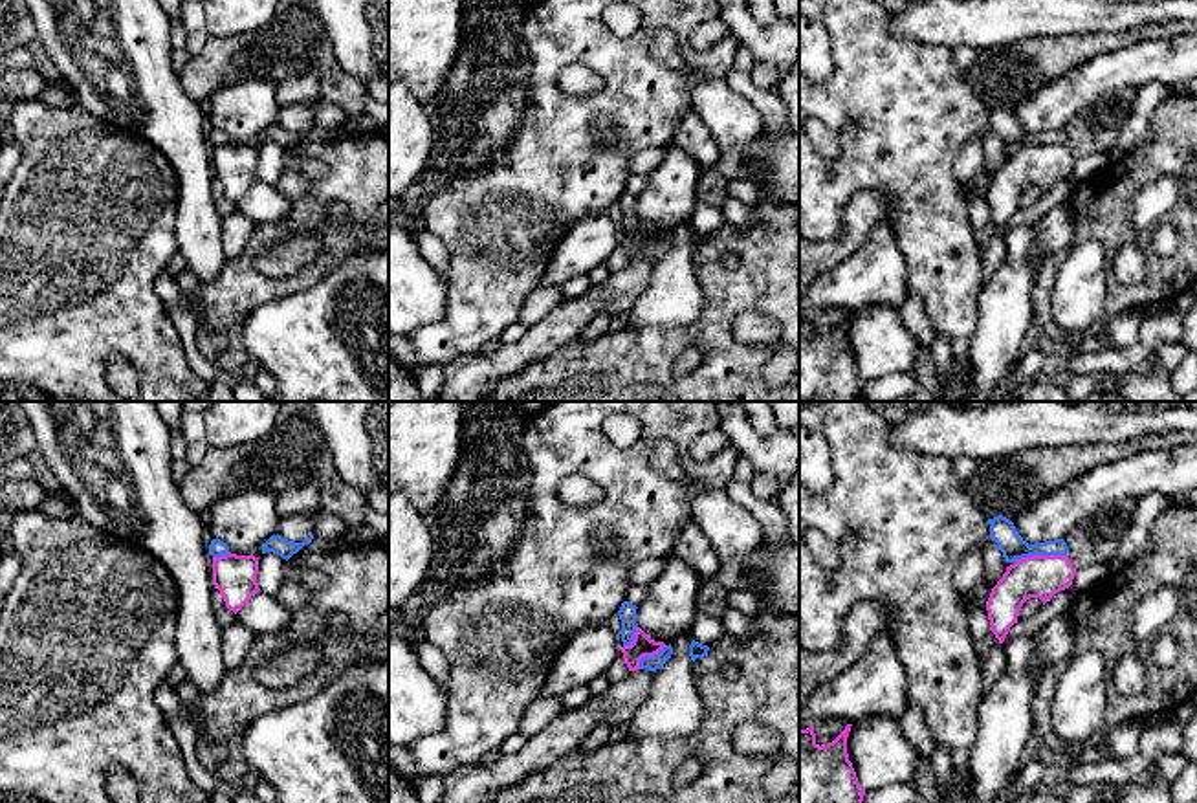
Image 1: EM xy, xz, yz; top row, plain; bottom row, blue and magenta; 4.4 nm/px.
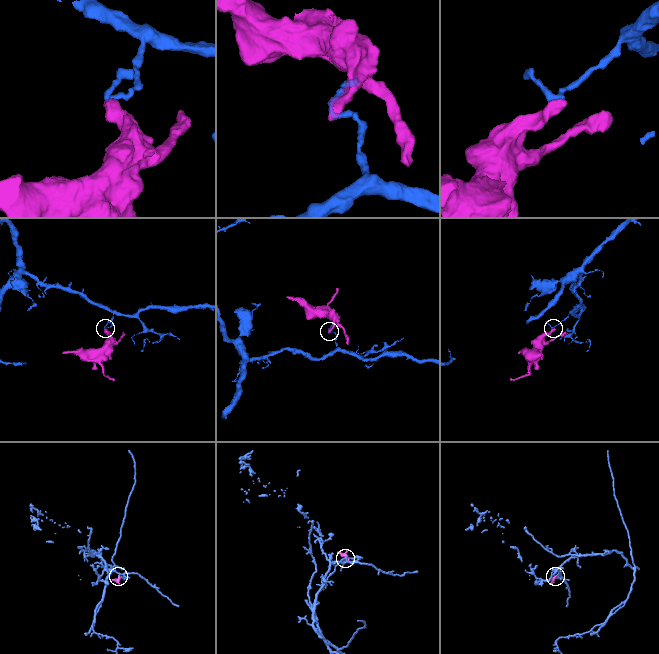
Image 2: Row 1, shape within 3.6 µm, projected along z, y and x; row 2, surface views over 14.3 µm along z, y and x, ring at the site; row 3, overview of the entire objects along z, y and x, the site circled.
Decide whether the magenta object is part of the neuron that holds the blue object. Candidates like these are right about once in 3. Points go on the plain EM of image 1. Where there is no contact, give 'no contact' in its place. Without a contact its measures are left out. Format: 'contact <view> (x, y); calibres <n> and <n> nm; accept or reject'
contact yz (1040, 143); calibres 110 and 190 nm; reject

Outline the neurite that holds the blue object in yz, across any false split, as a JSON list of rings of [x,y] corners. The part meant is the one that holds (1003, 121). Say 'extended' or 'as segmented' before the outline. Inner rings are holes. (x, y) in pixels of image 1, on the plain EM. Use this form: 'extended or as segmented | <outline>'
as segmented | [[[1003,104],[988,108],[990,128],[997,132],[1006,152],[1014,152],[1030,145],[1067,145],[1069,136],[1063,128],[1028,134],[1014,112]]]

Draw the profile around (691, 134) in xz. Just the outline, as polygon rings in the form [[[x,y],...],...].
[[[693,108],[684,114],[673,132],[671,143],[691,154],[702,172],[713,169],[722,156],[709,128]]]

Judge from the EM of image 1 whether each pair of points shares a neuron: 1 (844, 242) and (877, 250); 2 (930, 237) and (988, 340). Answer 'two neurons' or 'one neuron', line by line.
1: two neurons
2: two neurons

